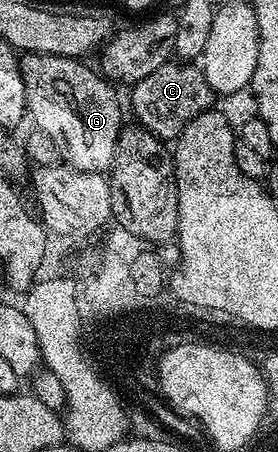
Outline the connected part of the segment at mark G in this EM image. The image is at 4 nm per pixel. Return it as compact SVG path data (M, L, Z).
M26 53L20 62L28 116L38 130L51 137L60 160L84 173L109 170L123 128L116 88L96 68L88 69L86 62L76 57Z

